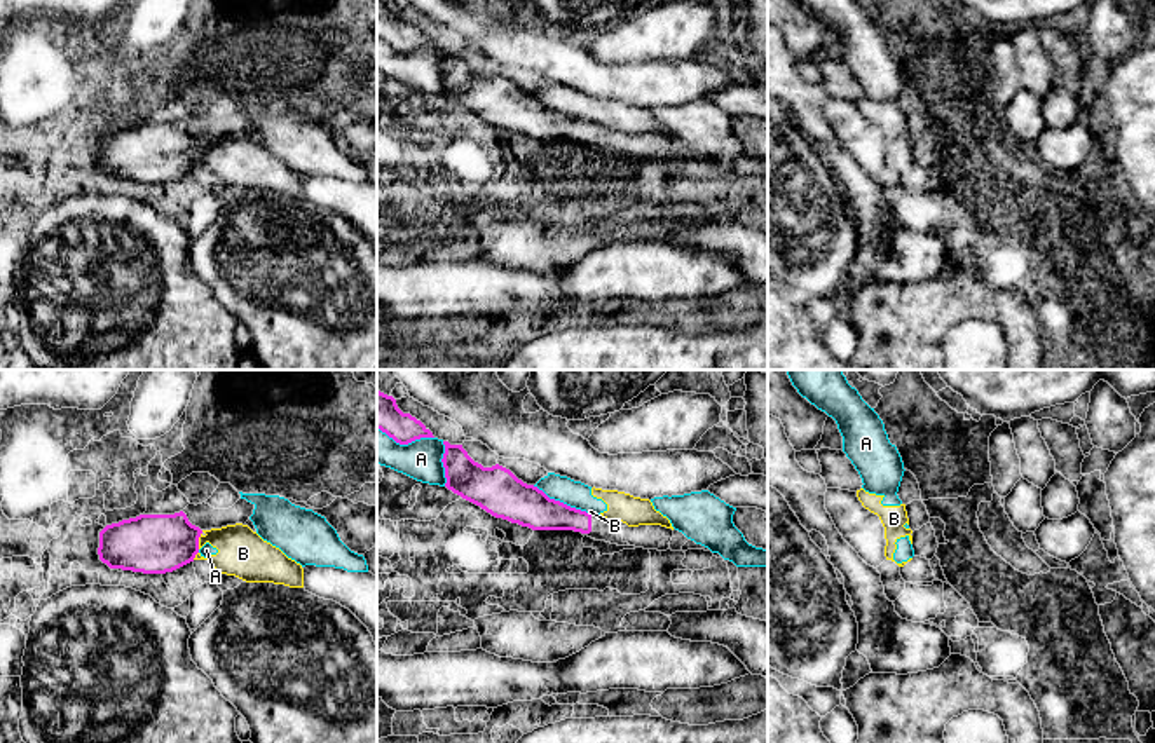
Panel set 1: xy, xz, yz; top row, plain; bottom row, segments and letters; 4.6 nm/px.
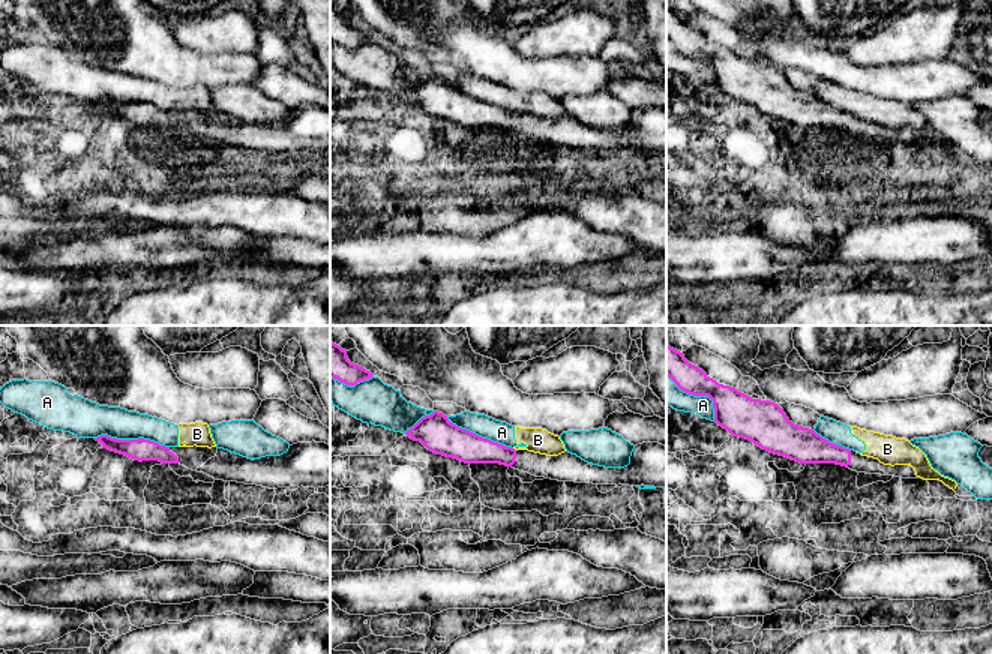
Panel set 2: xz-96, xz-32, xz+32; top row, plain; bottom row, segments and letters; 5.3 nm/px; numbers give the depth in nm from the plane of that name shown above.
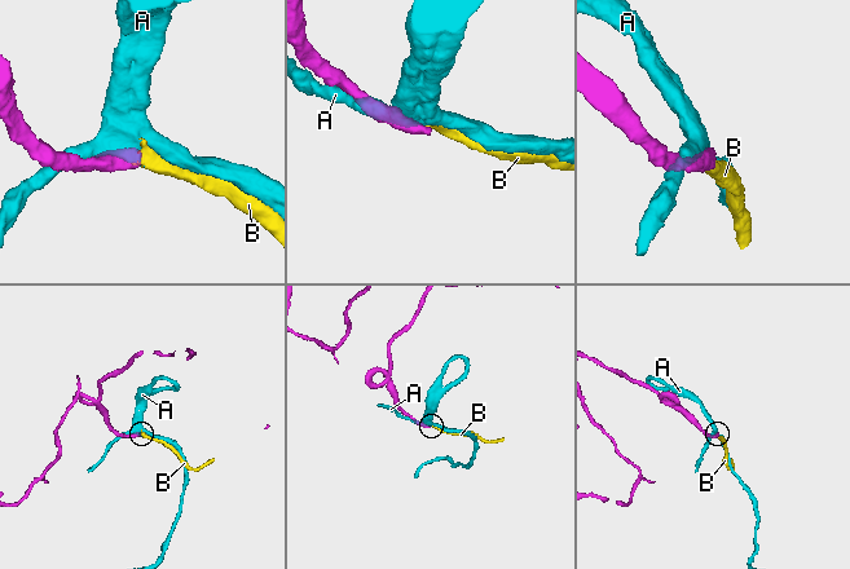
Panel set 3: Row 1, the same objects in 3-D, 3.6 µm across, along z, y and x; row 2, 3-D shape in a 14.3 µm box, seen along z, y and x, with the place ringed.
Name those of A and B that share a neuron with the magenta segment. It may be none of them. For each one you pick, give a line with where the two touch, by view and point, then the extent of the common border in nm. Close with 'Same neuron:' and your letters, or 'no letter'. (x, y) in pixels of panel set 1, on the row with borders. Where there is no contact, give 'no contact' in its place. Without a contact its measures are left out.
Same neuron: no letter

